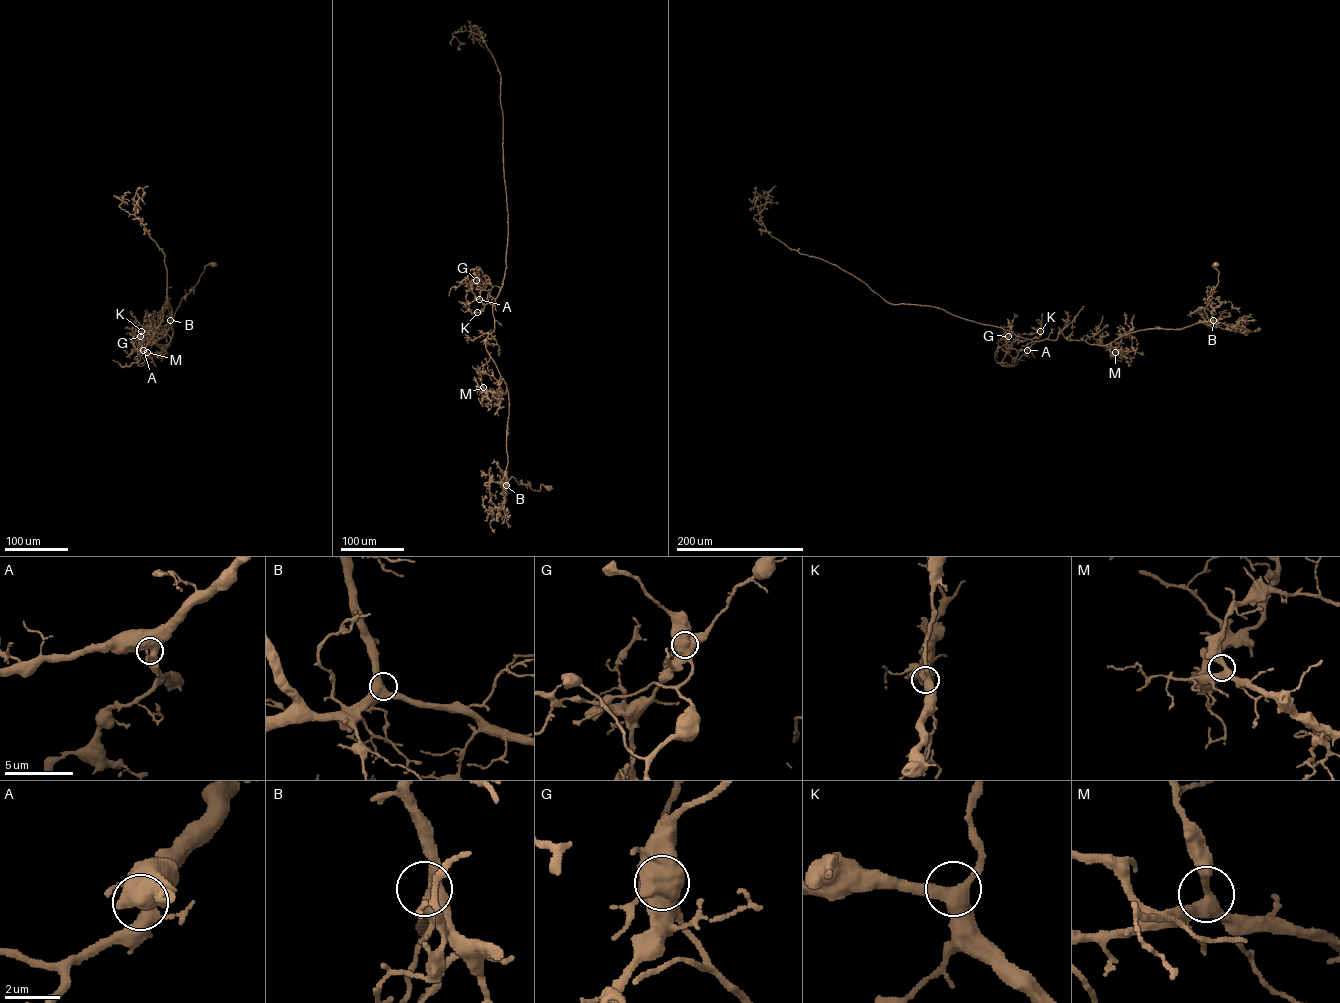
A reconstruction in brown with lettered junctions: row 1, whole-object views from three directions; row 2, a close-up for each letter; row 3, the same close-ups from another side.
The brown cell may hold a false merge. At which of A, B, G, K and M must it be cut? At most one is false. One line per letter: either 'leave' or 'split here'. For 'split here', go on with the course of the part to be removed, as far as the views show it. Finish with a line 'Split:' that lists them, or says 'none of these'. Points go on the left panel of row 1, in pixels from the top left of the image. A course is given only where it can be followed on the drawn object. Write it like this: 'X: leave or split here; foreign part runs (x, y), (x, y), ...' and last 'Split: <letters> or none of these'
A: leave
B: leave
G: split here; foreign part runs (140, 336), (143, 345), (149, 343), (137, 362), (123, 366), (113, 360)
K: leave
M: leave
Split: G

